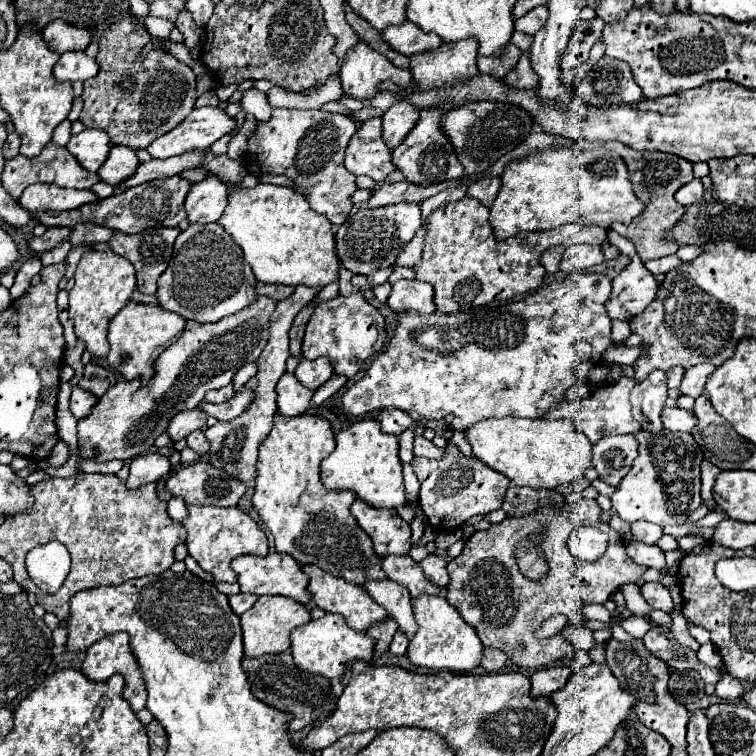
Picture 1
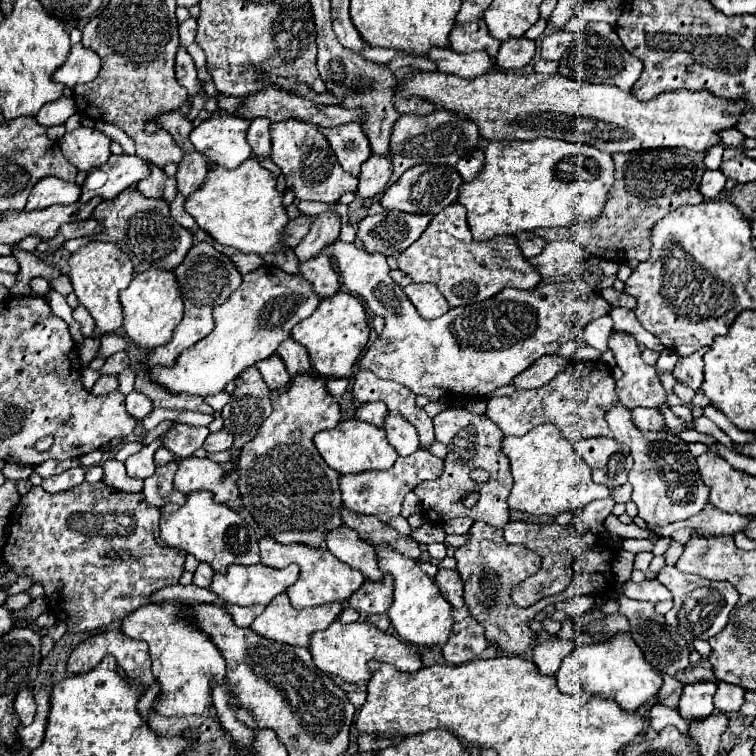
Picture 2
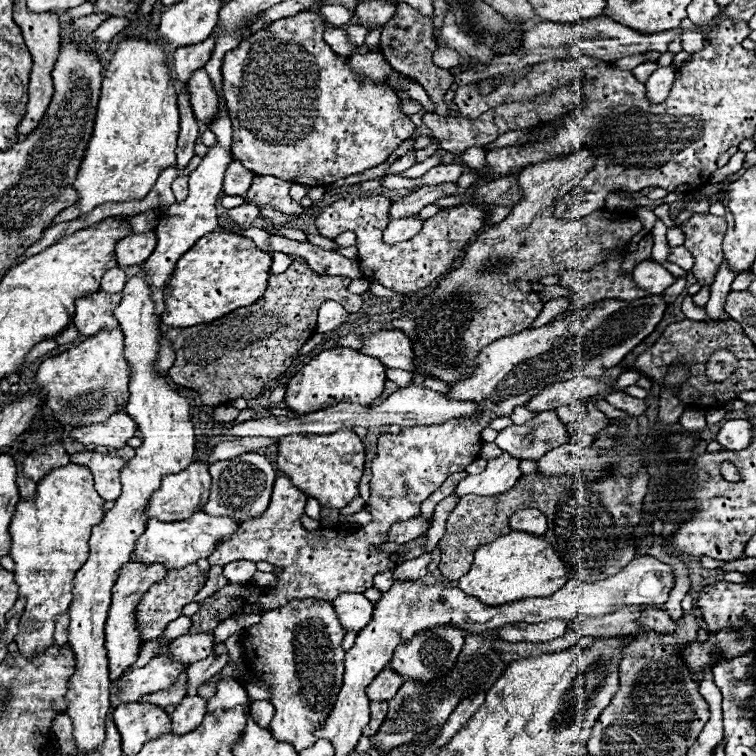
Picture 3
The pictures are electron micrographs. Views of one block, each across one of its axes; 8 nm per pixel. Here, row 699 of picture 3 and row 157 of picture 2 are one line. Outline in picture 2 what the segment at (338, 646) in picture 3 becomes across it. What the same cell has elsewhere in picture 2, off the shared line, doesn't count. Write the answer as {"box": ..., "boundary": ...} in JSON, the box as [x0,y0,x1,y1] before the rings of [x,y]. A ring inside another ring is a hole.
{"box":[270,120,358,202],"boundary":[[[282,120],[270,126],[270,134],[272,134],[270,158],[282,166],[286,186],[294,190],[298,200],[334,202],[346,192],[356,192],[358,180],[342,170],[330,148],[330,142],[320,132],[320,126],[306,124],[300,120]]]}

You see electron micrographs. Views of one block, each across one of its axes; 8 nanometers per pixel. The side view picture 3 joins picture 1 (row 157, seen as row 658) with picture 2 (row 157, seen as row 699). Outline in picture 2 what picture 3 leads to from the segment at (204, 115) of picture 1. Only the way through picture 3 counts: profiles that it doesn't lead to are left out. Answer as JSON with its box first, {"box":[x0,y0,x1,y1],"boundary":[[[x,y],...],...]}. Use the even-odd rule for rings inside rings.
{"box":[80,156,150,202],"boundary":[[[110,156],[110,160],[102,168],[94,168],[88,172],[86,182],[82,184],[80,202],[88,202],[94,196],[102,196],[104,200],[116,198],[128,186],[150,176],[150,166],[140,156]]]}

